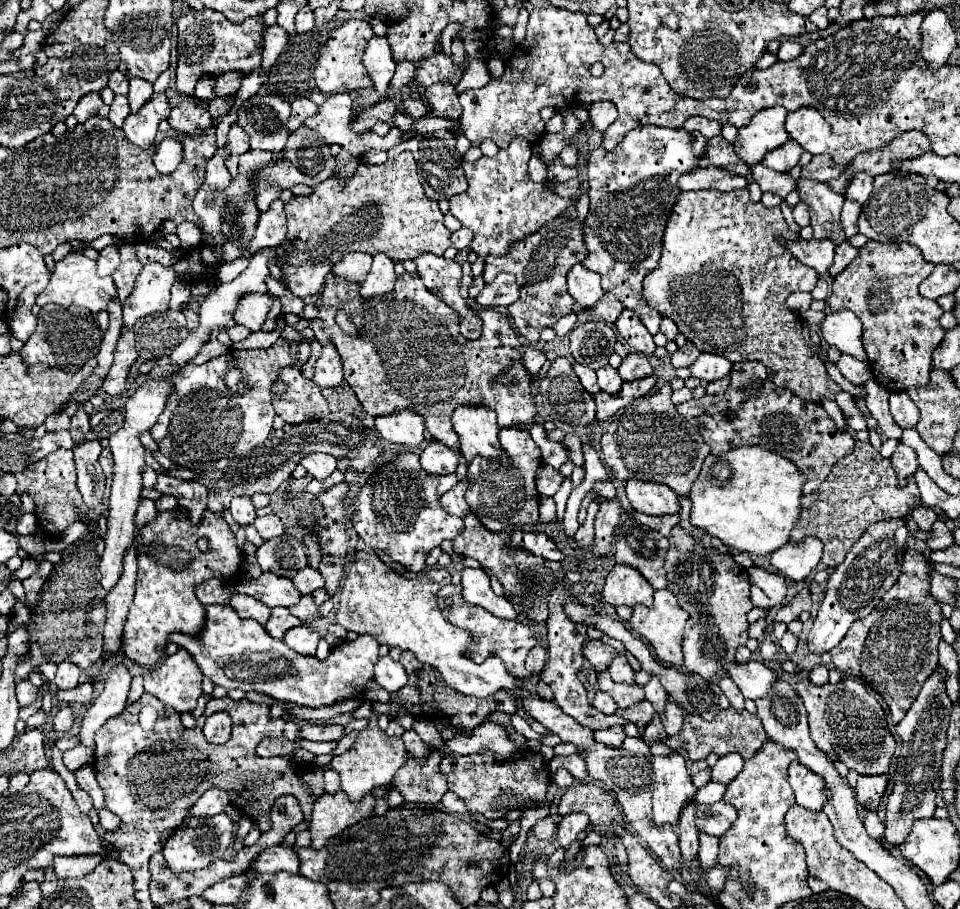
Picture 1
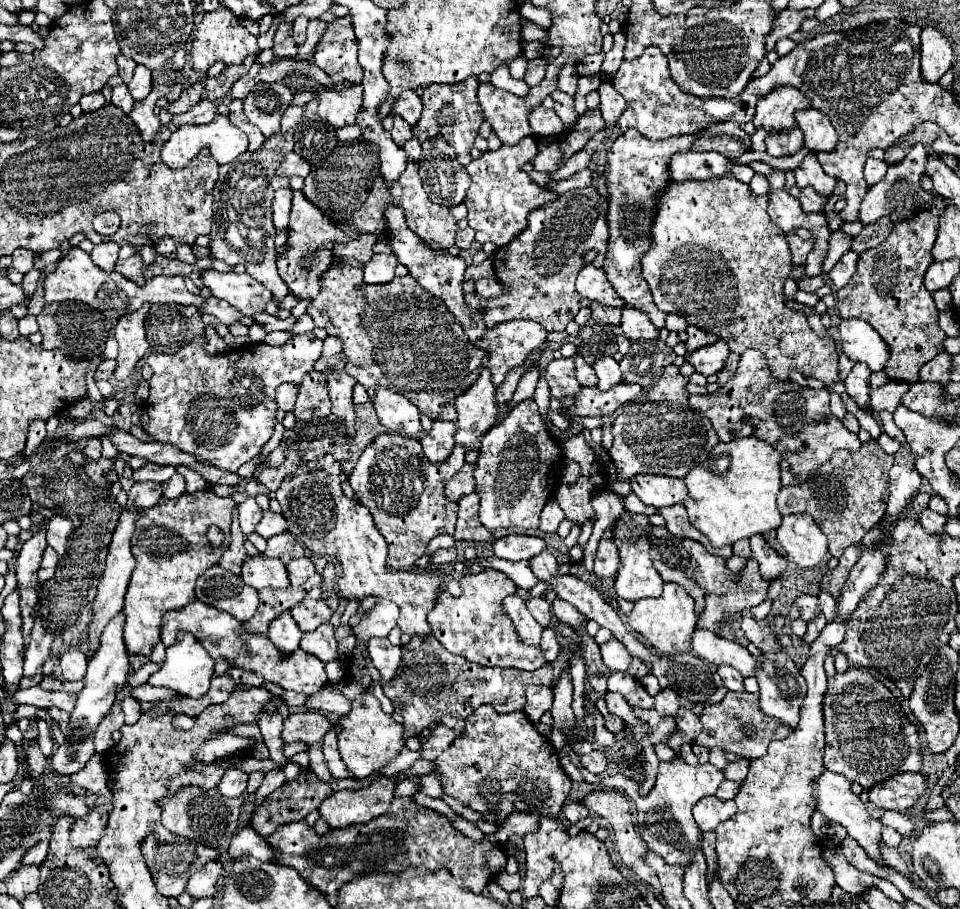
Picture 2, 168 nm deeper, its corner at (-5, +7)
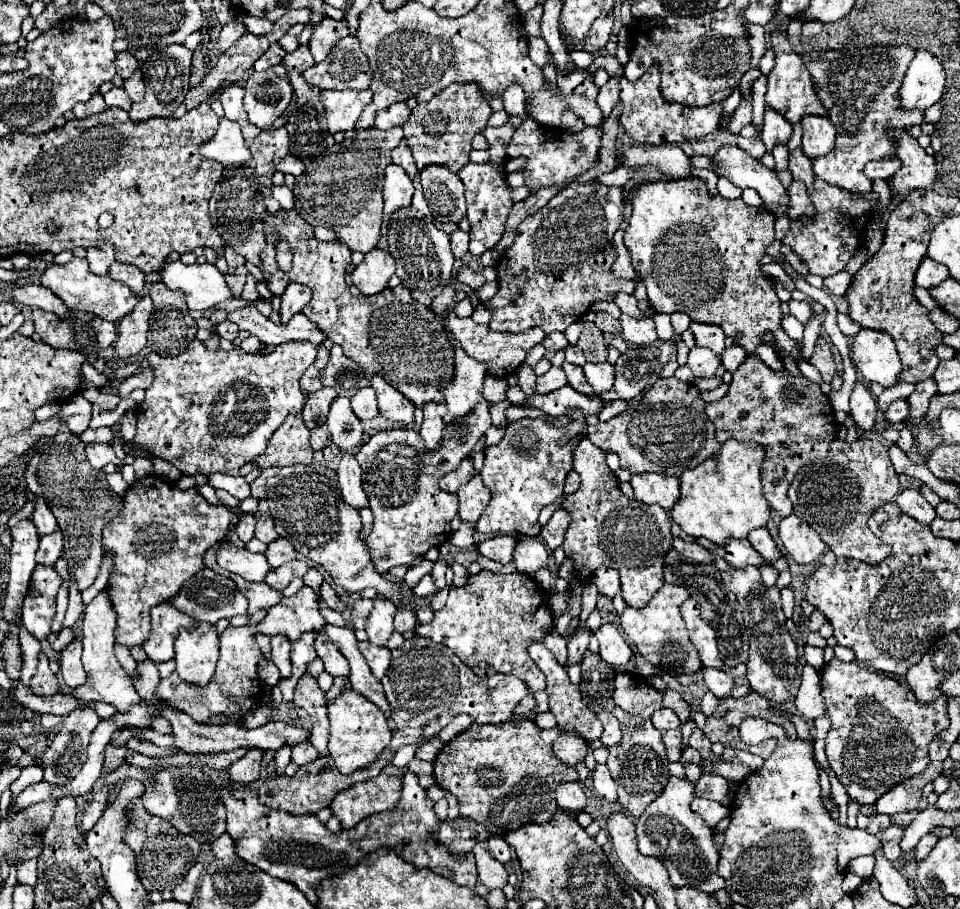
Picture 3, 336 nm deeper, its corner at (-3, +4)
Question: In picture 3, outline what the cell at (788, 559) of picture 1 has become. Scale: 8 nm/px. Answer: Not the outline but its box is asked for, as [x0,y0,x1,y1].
[779,516,827,564]

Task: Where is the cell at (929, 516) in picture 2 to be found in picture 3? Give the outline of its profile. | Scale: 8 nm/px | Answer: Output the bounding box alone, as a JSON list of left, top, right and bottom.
[897,488,935,524]

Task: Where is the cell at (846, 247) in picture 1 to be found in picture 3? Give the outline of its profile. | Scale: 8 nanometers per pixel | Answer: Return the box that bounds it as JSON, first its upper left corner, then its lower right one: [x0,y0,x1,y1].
[825,270,853,296]

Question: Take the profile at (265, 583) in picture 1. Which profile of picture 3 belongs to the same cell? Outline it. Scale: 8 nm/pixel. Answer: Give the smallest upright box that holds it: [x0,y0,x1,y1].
[217,542,271,582]

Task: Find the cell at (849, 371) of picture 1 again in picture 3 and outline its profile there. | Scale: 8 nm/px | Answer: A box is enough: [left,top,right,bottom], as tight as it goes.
[851,382,877,430]

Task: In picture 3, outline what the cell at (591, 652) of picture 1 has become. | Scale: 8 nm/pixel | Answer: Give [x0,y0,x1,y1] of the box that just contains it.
[581,650,615,714]

